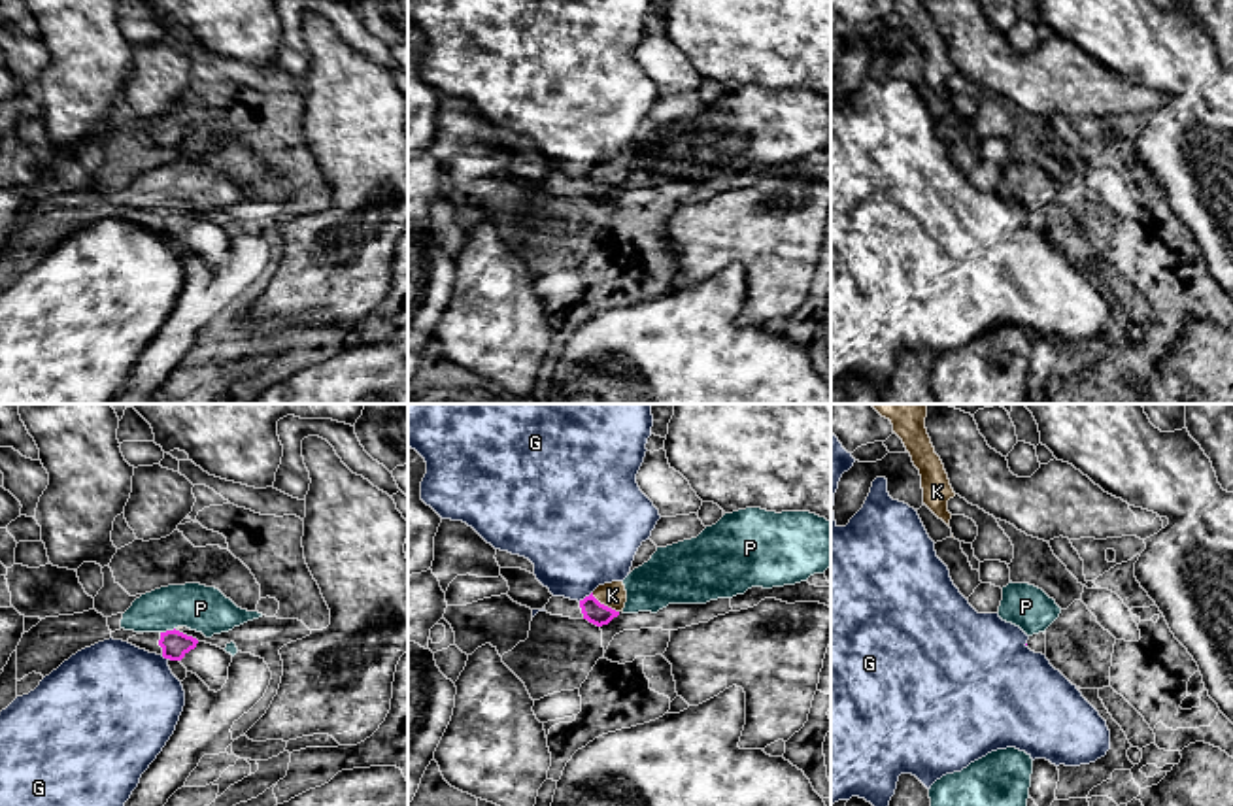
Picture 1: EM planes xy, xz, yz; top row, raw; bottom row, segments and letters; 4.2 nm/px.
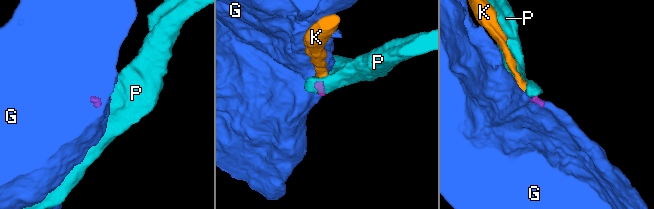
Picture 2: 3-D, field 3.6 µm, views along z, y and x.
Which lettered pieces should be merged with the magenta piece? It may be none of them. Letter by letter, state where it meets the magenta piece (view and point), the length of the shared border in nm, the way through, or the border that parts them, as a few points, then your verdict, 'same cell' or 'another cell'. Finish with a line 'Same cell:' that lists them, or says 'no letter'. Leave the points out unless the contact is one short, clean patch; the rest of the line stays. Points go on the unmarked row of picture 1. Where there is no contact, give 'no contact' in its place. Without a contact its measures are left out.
G: meets magenta in xz at (586, 174); contact 80 nm long; border along xz (591, 168), (578, 178); another cell
K: meets magenta in xz at (603, 182); contact 150 nm long; runs through xz (595, 189), (603, 182), (612, 172); same cell
P: meets magenta in xy at (167, 208); contact 70 nm long; border along xy (174, 204), (161, 210); another cell
Same cell: K

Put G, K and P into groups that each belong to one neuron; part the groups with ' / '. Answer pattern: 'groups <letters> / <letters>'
groups G / K / P

